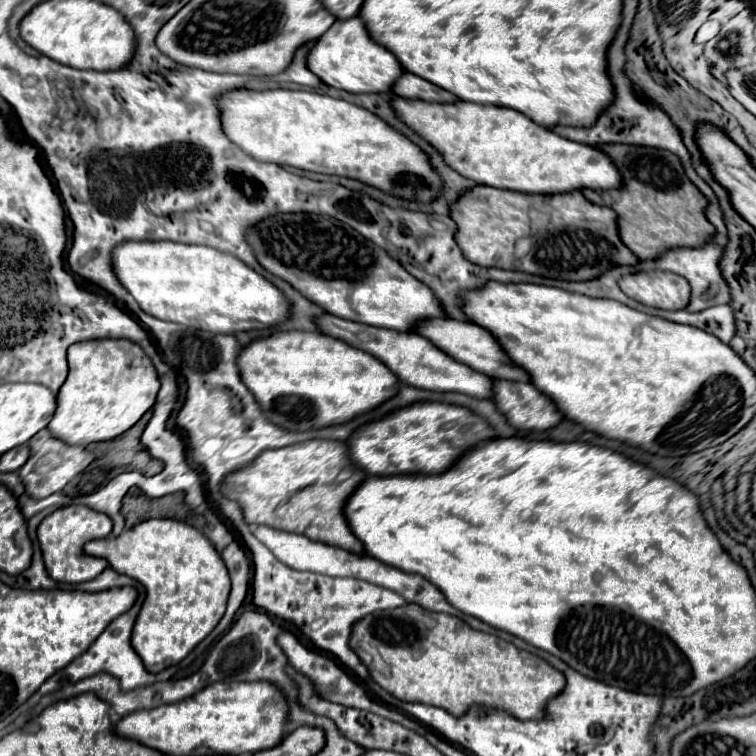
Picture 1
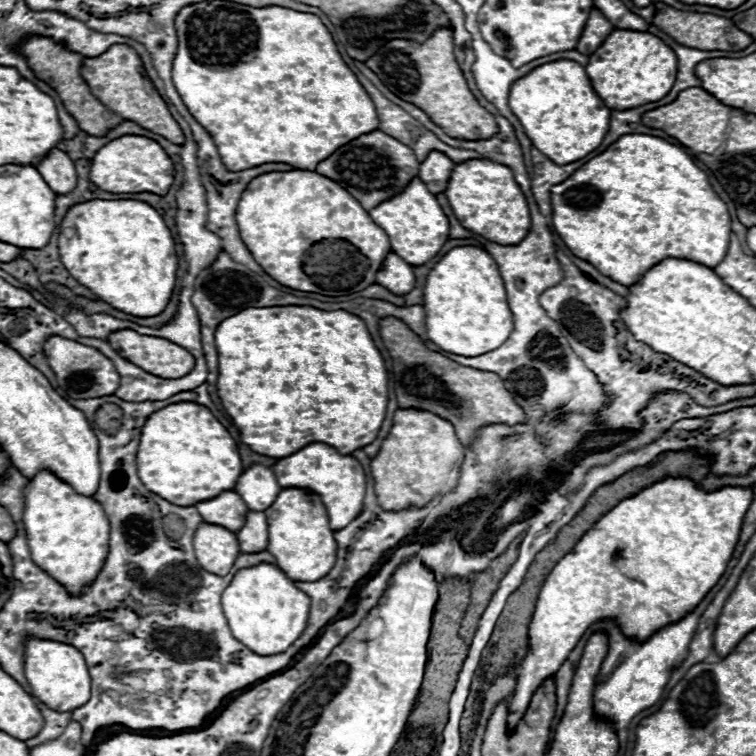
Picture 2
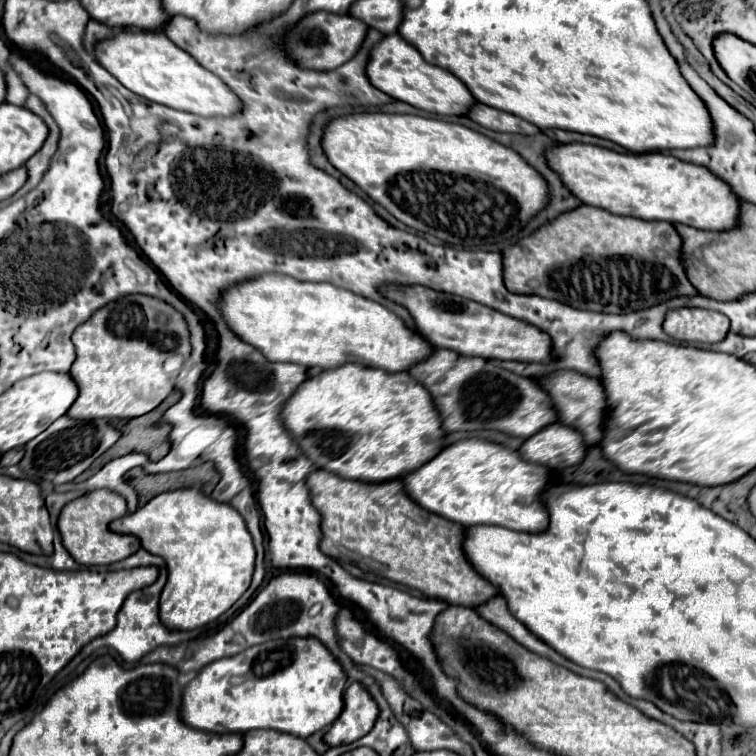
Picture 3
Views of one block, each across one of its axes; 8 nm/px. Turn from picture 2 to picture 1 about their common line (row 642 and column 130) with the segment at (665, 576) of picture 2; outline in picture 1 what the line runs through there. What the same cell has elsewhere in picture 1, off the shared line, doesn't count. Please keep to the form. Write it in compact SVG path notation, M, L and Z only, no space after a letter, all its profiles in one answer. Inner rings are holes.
M154 518L136 524L130 530L124 530L118 538L90 540L84 546L84 552L90 556L100 556L110 562L110 568L120 574L136 578L146 588L146 602L138 614L132 632L132 646L140 654L144 666L150 672L160 672L172 664L178 664L186 658L196 644L200 644L220 622L226 612L226 602L230 594L230 576L220 552L210 544L204 532L172 518Z

